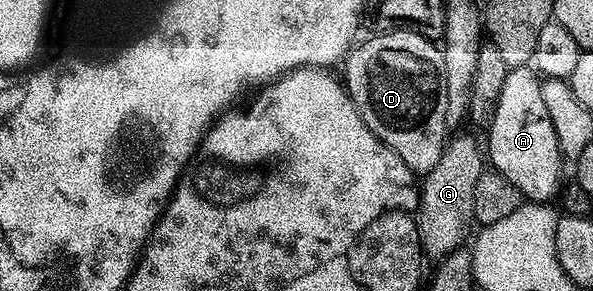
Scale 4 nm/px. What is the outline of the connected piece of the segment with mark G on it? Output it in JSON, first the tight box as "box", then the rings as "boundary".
{"box":[415,136,485,261],"boundary":[[[461,136],[457,139],[454,137],[444,147],[433,170],[424,175],[419,210],[415,212],[416,228],[419,231],[420,246],[430,259],[432,256],[433,261],[443,260],[468,243],[475,224],[473,189],[484,170],[485,162],[480,147],[478,150],[473,139]]]}

